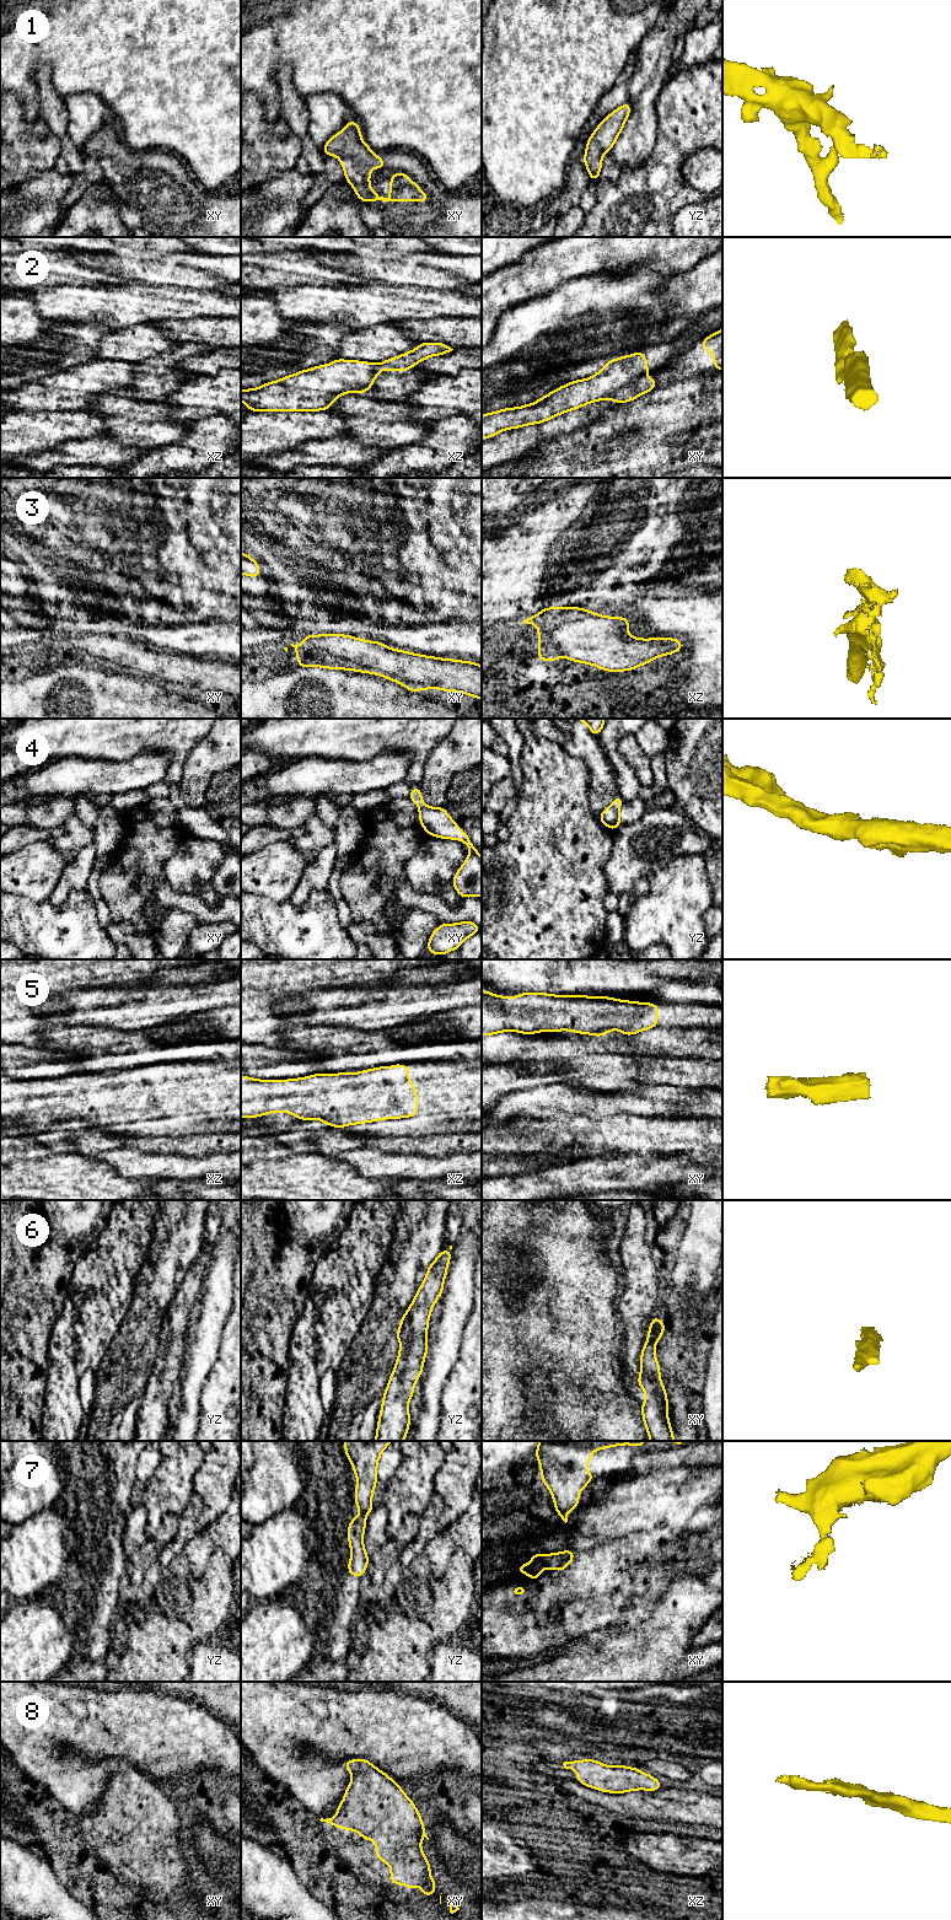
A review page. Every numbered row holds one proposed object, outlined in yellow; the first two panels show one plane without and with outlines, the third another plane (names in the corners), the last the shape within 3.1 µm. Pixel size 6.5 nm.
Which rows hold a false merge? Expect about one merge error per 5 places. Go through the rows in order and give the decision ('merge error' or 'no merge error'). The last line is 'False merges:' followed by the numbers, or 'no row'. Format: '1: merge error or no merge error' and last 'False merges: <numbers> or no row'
1: no merge error
2: merge error
3: no merge error
4: no merge error
5: no merge error
6: no merge error
7: no merge error
8: no merge error
False merges: 2

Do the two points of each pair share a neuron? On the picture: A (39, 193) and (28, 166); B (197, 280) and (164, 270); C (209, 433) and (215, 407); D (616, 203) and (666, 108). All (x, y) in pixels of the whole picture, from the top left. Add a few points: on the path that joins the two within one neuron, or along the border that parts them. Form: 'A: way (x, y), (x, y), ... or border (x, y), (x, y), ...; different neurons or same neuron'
A: border (53, 167), (12, 187); different neurons
B: way (188, 272), (172, 270); same neuron
C: border (227, 415), (207, 417), (187, 423); different neurons
D: way (640, 181), (667, 154), (667, 133); same neuron

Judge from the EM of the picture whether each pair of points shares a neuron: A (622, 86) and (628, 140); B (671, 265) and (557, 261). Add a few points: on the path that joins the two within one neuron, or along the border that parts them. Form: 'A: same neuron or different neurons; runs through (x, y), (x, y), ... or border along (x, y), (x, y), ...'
A: different neurons; border along (635, 71), (629, 79), (628, 100)
B: same neuron; runs through (643, 252), (585, 252)

